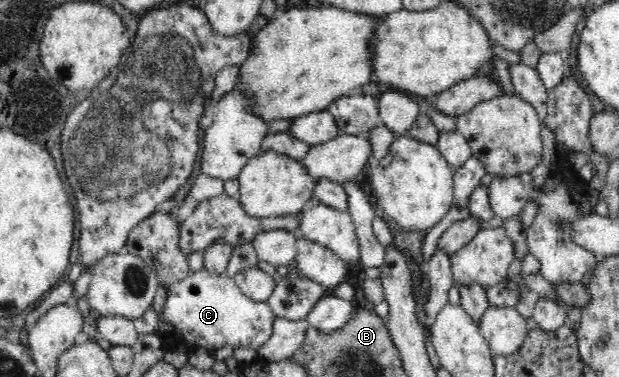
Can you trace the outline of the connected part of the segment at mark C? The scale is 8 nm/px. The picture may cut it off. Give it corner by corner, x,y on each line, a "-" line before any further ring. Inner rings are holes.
205,268
196,272
191,271
186,278
170,286
166,294
166,303
160,323
167,322
175,329
175,333
182,334
185,341
184,347
189,353
199,348
218,350
225,346
232,347
232,349
248,347
258,350
272,336
272,330
274,330
272,324
274,324
274,319
278,318
272,313
267,302
258,303
248,298
235,284
235,277
228,277
226,273
208,272

